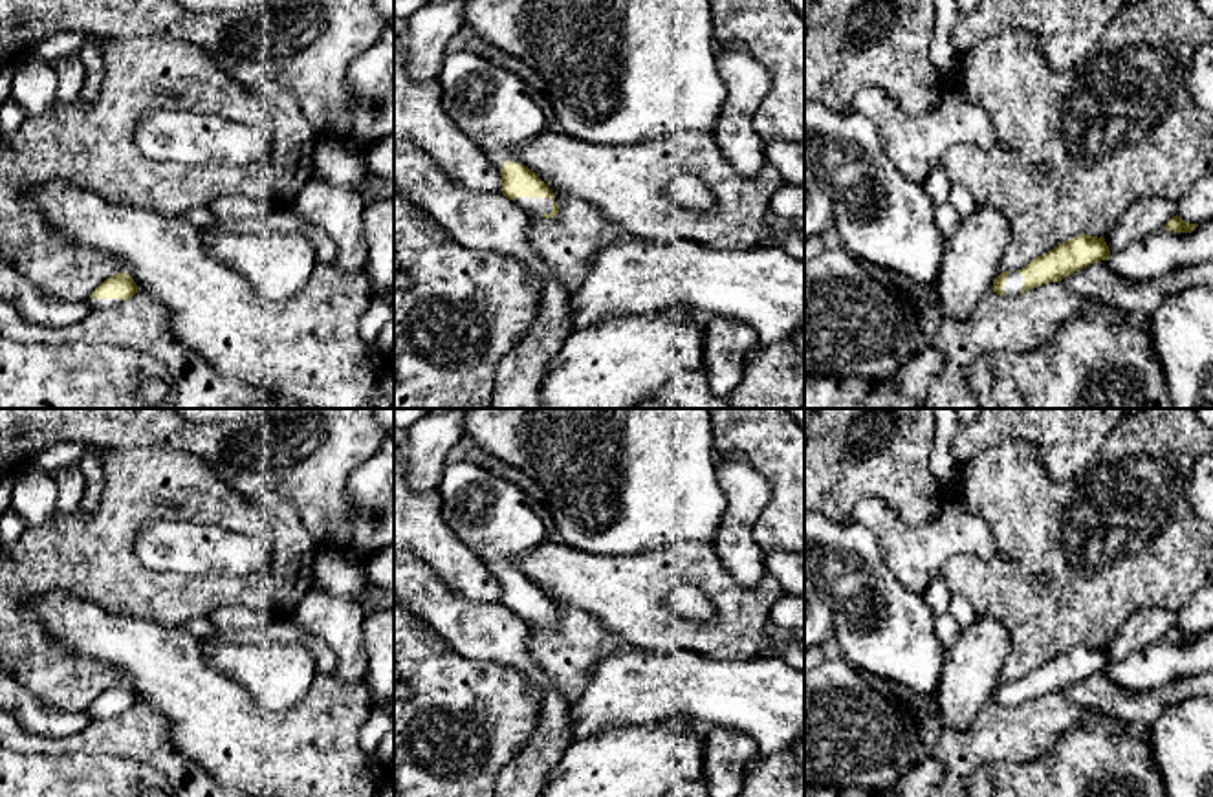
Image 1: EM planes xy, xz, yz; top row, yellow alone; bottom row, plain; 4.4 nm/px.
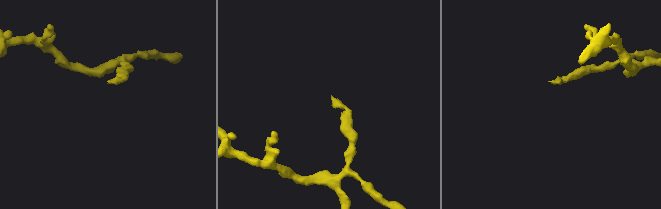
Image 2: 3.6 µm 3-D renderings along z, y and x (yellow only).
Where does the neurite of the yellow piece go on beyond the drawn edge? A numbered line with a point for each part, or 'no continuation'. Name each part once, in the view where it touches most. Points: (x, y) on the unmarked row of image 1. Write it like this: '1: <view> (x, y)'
1: xz (532, 616)

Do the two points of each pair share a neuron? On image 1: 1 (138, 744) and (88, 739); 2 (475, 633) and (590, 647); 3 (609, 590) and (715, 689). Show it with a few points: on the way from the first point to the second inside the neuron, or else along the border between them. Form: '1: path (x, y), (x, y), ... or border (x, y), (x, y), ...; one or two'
1: path (125, 739), (101, 739); one
2: border (528, 625), (528, 653), (550, 678); two
3: border (634, 647), (649, 651), (688, 647), (713, 660); two

